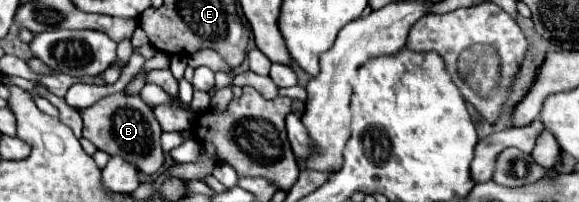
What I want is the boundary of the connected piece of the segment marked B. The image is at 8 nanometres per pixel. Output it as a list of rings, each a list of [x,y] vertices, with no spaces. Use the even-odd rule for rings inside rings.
[[[122,90],[104,96],[94,106],[82,108],[80,116],[84,120],[84,138],[88,138],[98,150],[128,160],[132,166],[138,168],[138,172],[148,176],[160,172],[160,168],[164,166],[166,154],[160,144],[162,128],[152,108],[140,98],[140,94],[126,94]]]

